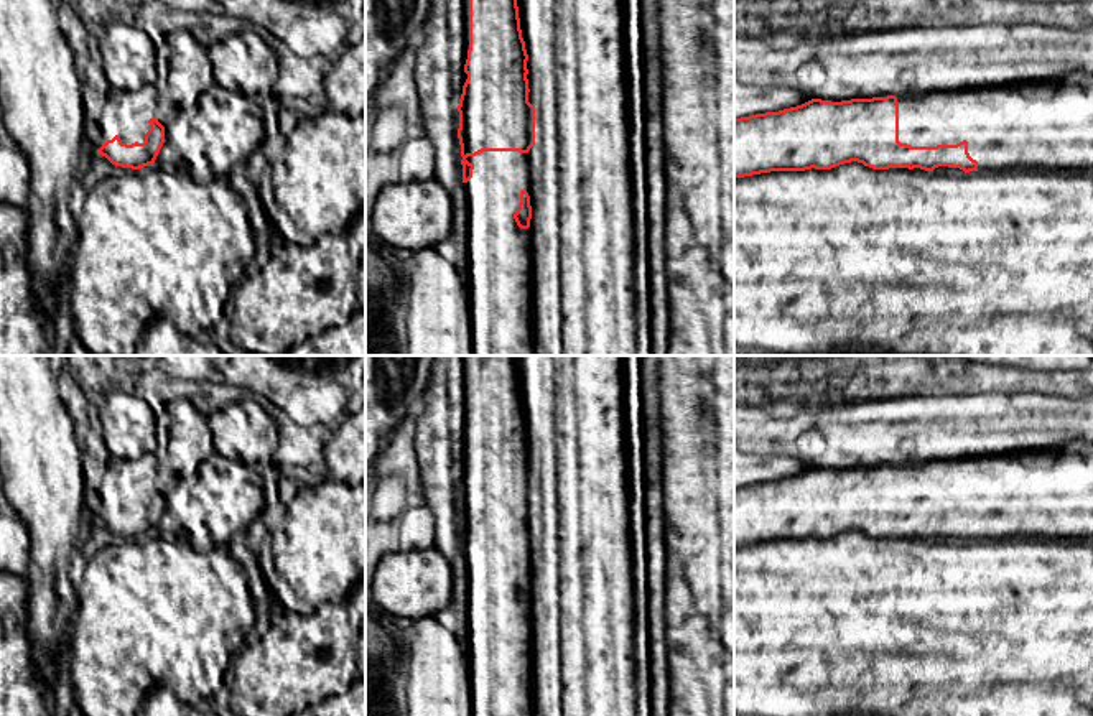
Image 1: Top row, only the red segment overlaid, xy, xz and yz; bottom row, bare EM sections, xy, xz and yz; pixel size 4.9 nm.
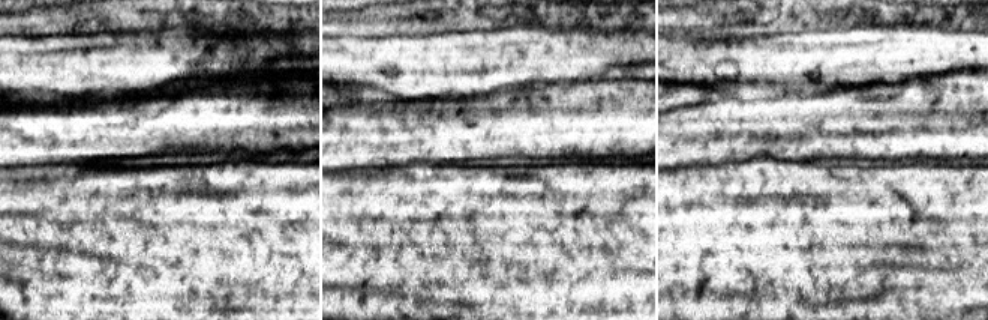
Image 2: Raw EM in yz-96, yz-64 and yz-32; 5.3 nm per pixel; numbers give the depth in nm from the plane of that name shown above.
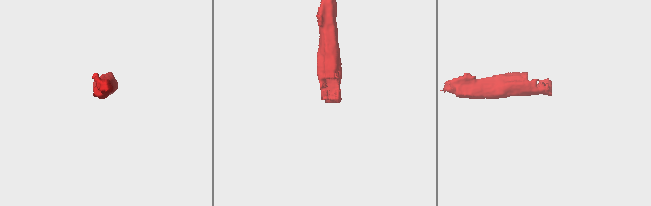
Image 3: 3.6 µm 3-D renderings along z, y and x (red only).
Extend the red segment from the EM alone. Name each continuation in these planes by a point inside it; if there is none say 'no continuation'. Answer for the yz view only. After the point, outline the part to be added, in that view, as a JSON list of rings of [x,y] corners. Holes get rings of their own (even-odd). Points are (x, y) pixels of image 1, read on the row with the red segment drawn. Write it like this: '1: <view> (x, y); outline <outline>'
1: yz (1047, 124); outline [[[1078,69],[1021,86],[895,97],[900,143],[937,146],[966,140],[978,171],[1037,168],[1093,173],[1093,72]]]

